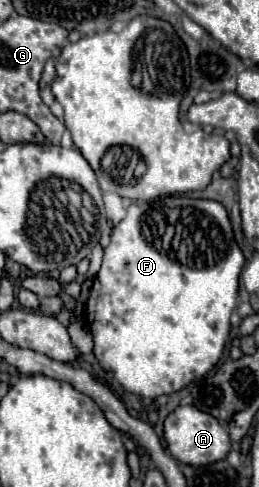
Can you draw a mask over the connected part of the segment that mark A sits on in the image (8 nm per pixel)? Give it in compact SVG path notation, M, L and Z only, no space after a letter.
M178 406L174 412L168 414L168 418L164 422L164 440L168 444L170 454L180 464L190 464L190 466L214 464L218 460L224 460L226 454L230 452L228 432L218 424L218 420L214 416L204 414L194 406Z

